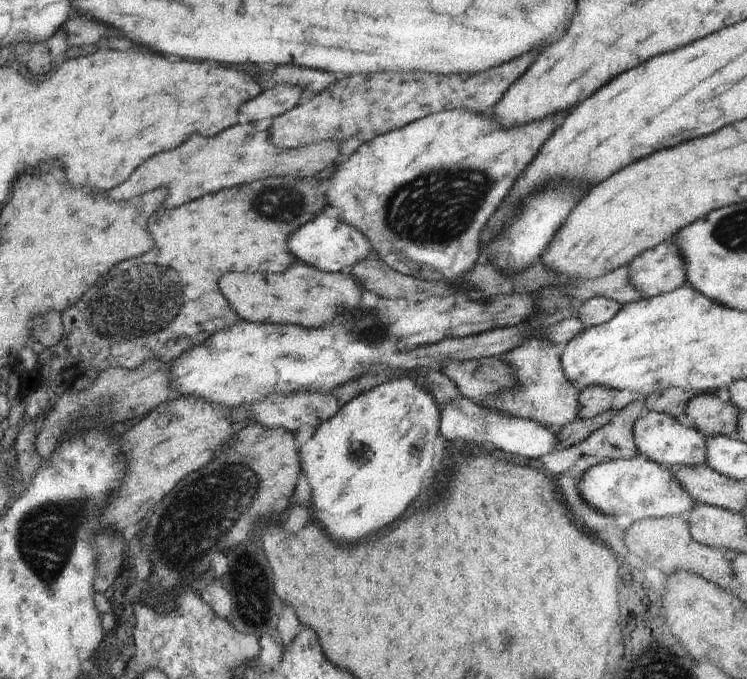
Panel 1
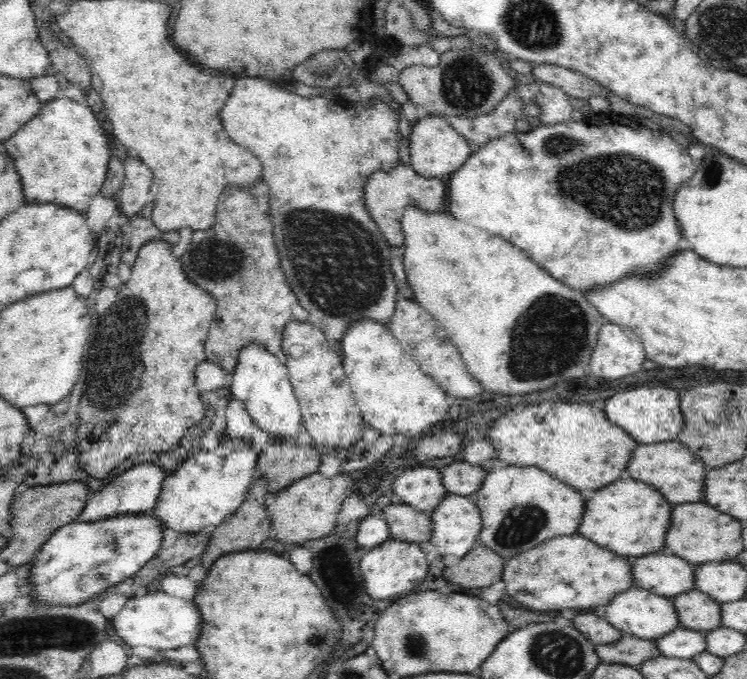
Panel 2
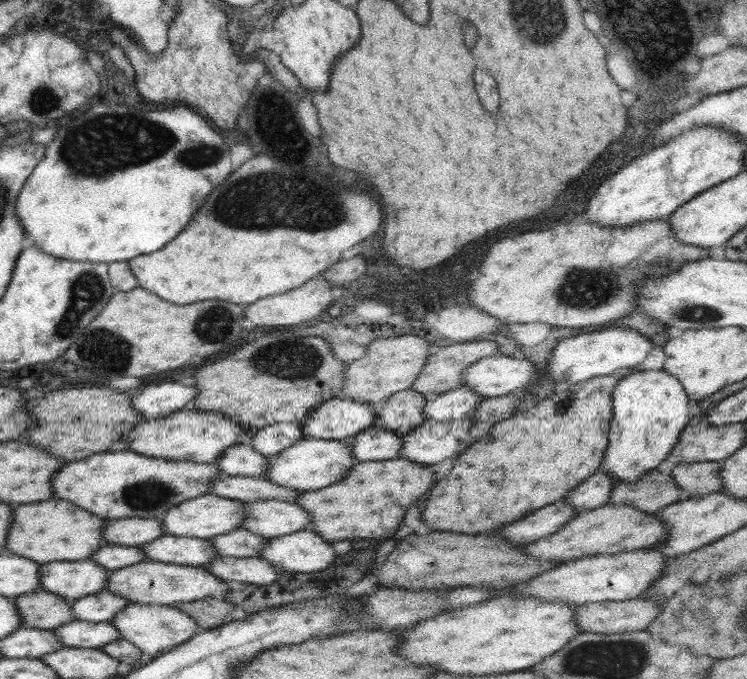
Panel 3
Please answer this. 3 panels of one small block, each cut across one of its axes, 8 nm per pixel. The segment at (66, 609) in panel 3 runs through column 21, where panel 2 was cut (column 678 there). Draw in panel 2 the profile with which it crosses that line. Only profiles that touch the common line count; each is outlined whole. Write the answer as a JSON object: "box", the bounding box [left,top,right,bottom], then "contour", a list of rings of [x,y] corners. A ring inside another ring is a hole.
{"box":[672,588,722,631],"contour":[[[694,588],[672,598],[678,613],[679,626],[690,630],[708,631],[722,627],[720,603]]]}

